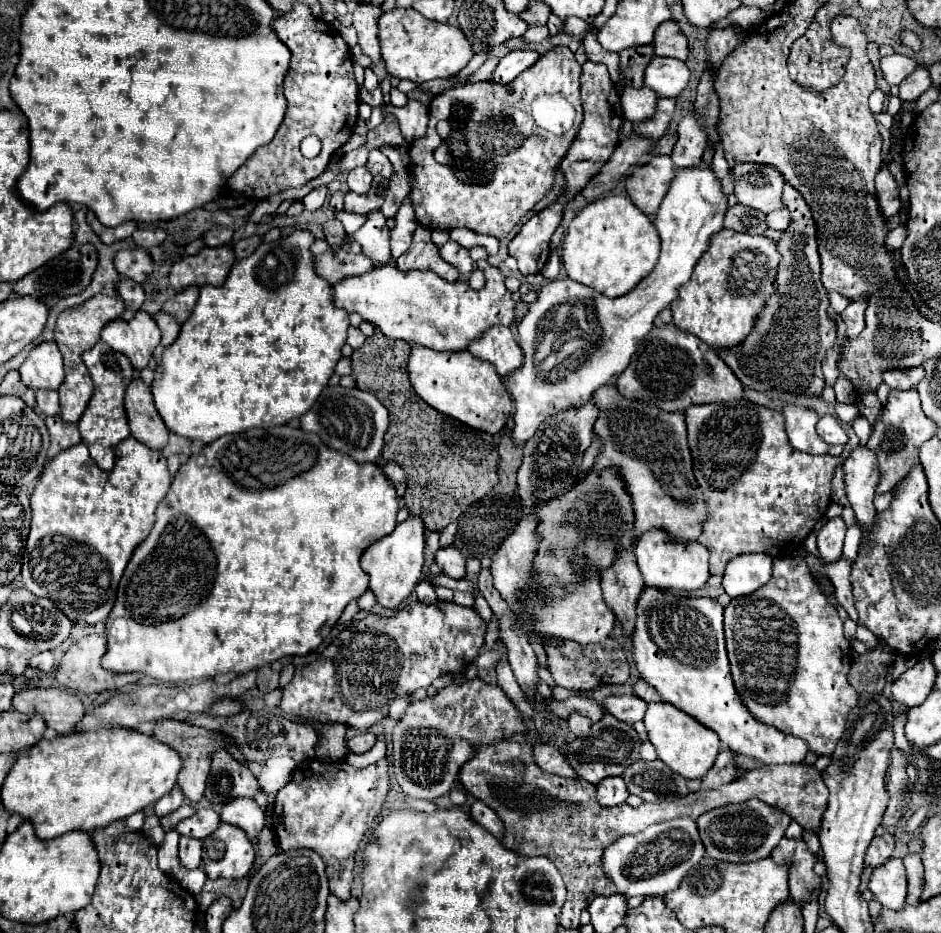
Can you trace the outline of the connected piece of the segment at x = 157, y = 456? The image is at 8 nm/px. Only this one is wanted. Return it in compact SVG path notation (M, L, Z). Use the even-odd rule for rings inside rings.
M134 437L118 443L114 469L102 471L88 453L86 443L78 443L70 449L60 451L48 461L40 479L36 481L34 493L30 497L32 507L32 527L26 543L24 565L22 565L22 585L36 597L50 599L68 619L94 625L104 621L114 605L116 587L130 561L132 551L140 545L154 525L156 505L168 493L172 475L168 471L166 459L160 451L154 451Z

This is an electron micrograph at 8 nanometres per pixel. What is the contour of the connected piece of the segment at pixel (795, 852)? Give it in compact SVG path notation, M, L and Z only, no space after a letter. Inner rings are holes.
M782 837L778 847L772 851L776 863L790 863L790 899L798 907L806 903L808 897L818 895L822 879L812 871L816 857L808 853L804 841Z

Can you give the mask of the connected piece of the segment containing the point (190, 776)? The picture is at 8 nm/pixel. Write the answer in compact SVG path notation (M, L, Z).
M176 719L158 721L154 737L158 741L162 741L162 743L168 743L170 747L174 747L182 755L184 767L182 767L182 775L180 775L178 783L180 783L184 795L190 801L200 801L202 795L204 795L204 785L206 785L208 773L210 773L210 767L212 767L212 755L218 749L226 749L226 745L232 745L232 747L238 749L238 743L234 741L232 735L216 733L216 731L210 731L210 729L204 729L204 727L196 727L196 725L190 725L190 723L184 723L184 721L176 721Z

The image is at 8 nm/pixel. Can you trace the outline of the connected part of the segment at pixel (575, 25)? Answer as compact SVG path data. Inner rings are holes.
M570 17L564 23L566 23L566 29L564 31L570 33L570 35L574 35L574 37L580 37L580 35L584 35L584 33L590 31L590 25L586 21L578 19L578 17Z

